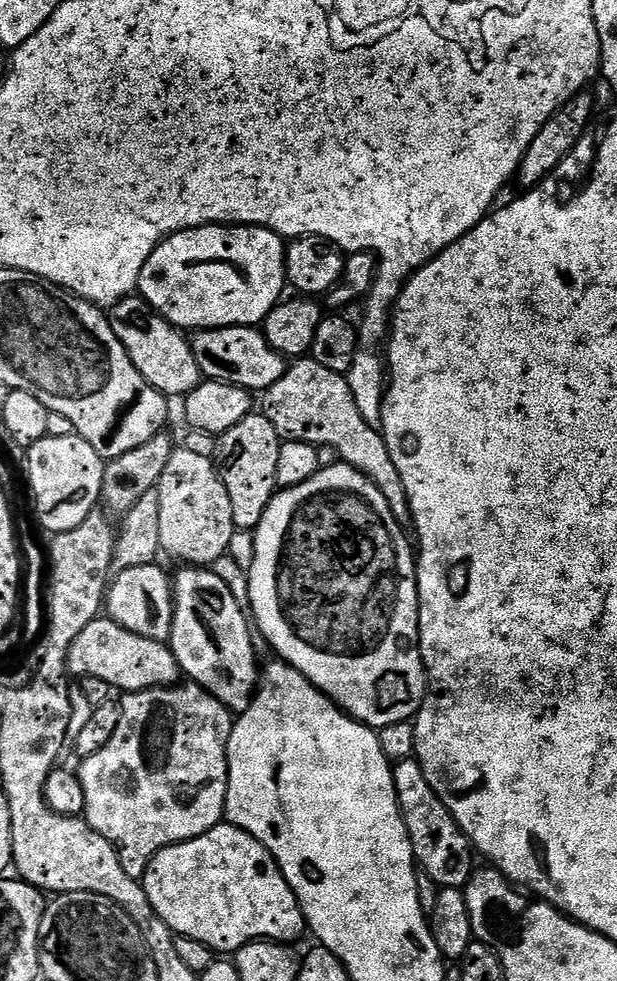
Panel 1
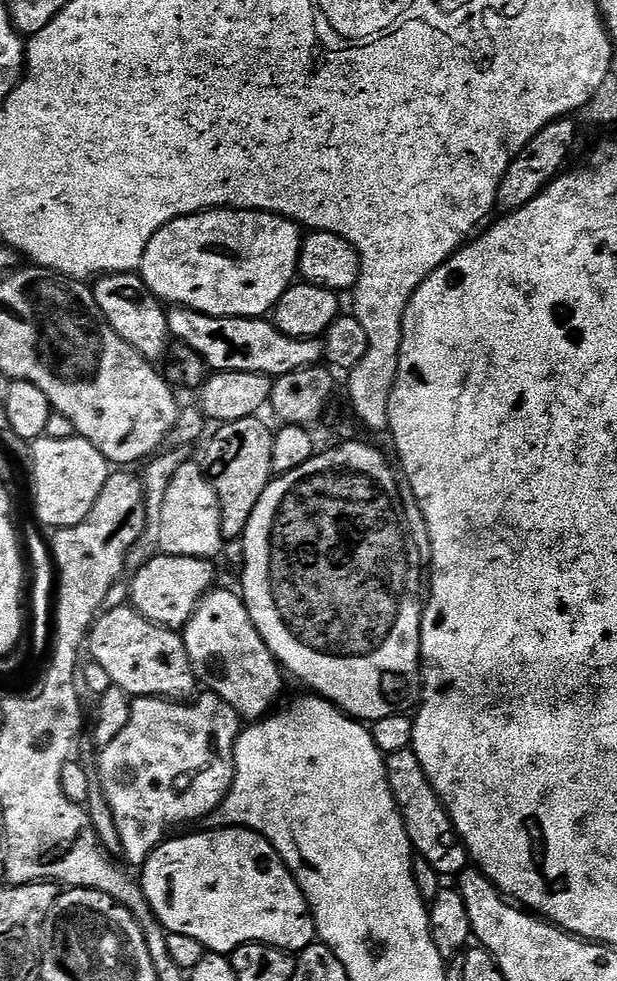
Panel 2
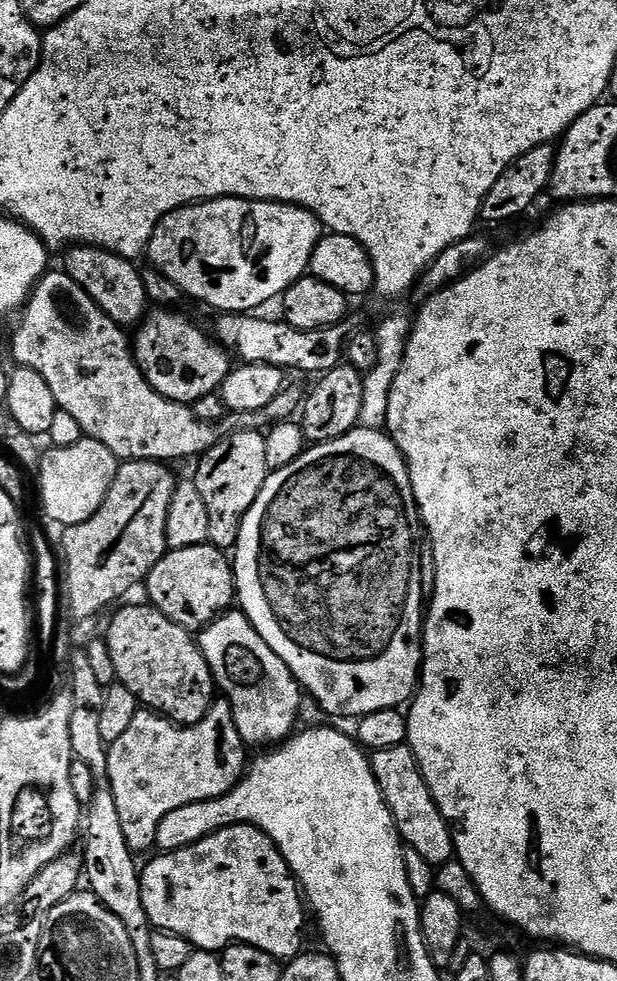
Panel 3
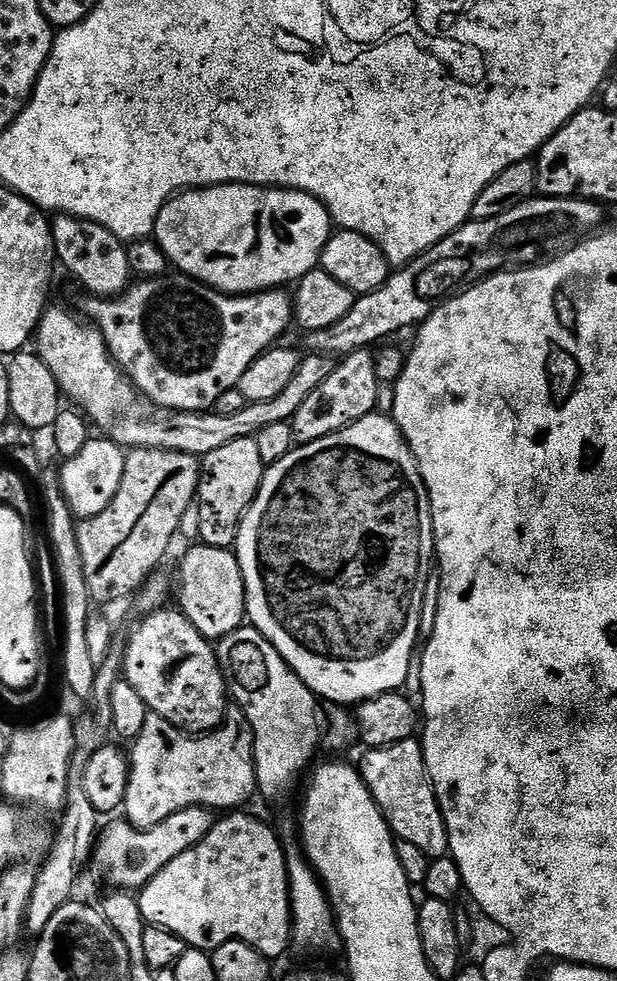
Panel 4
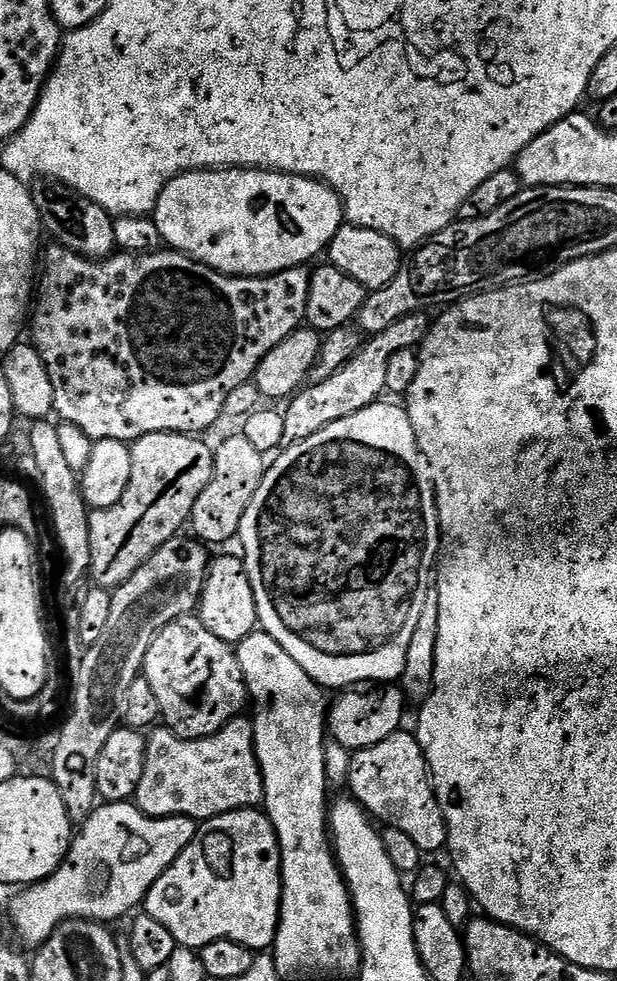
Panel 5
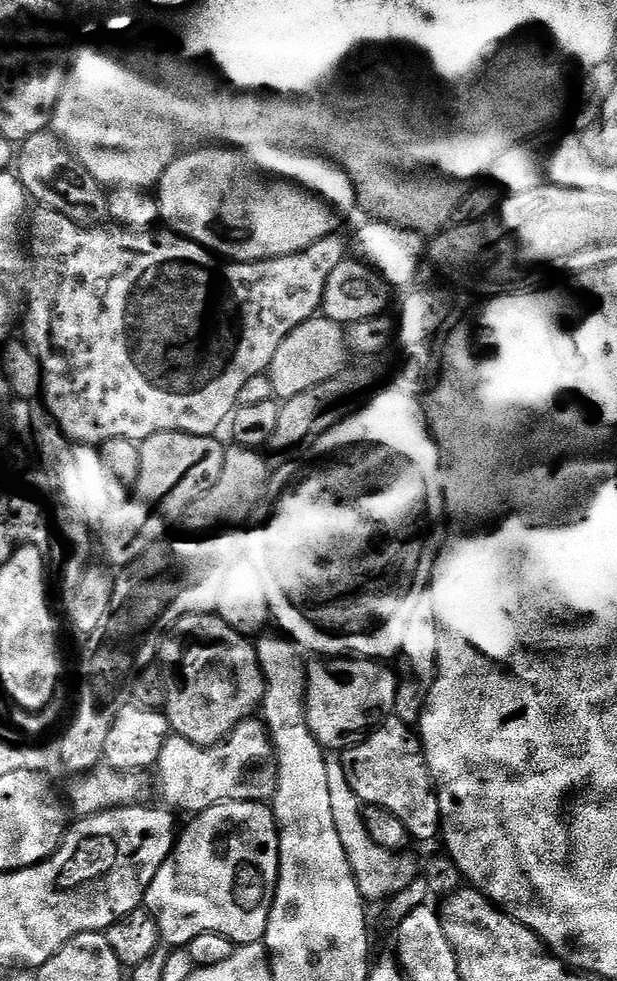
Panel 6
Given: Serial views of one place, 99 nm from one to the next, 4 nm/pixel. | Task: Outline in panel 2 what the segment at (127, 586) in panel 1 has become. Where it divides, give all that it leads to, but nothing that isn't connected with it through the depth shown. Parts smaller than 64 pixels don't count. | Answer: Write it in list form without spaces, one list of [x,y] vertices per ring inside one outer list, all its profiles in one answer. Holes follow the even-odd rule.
[[[163,554],[153,556],[151,560],[135,569],[134,574],[136,574],[136,577],[132,580],[131,607],[145,616],[151,624],[160,624],[163,628],[173,630],[183,629],[184,625],[190,622],[190,618],[201,600],[213,591],[215,584],[212,583],[216,580],[214,565],[216,564],[211,559],[202,557],[165,556]]]

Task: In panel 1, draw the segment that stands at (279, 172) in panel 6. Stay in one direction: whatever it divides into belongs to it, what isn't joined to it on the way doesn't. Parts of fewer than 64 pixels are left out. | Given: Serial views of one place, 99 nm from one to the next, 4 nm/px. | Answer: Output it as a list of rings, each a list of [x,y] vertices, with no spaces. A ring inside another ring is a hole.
[[[254,224],[187,228],[166,237],[146,258],[138,292],[158,315],[181,330],[260,326],[285,295],[285,251],[285,237]]]

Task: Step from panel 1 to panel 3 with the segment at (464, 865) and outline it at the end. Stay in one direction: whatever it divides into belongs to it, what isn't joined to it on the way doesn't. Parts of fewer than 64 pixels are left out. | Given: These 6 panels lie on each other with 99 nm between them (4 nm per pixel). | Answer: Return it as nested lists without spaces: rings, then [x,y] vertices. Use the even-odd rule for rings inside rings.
[[[407,743],[390,746],[386,750],[372,752],[370,759],[374,778],[382,790],[386,806],[392,811],[401,841],[407,847],[418,850],[418,854],[422,854],[422,858],[426,858],[426,862],[434,866],[449,863],[454,856],[452,830],[438,810],[438,806],[432,801],[432,795],[426,786],[426,778],[422,778],[418,758],[414,758],[412,749]]]

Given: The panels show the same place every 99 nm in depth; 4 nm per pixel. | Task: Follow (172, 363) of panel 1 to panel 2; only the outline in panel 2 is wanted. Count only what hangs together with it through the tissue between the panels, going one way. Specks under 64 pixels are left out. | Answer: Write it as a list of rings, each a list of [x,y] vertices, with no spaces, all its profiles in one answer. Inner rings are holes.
[[[115,272],[109,276],[101,276],[91,285],[94,302],[98,310],[106,318],[106,322],[138,354],[148,360],[160,362],[164,351],[170,345],[168,335],[168,313],[165,305],[144,284],[144,279],[136,272]]]

